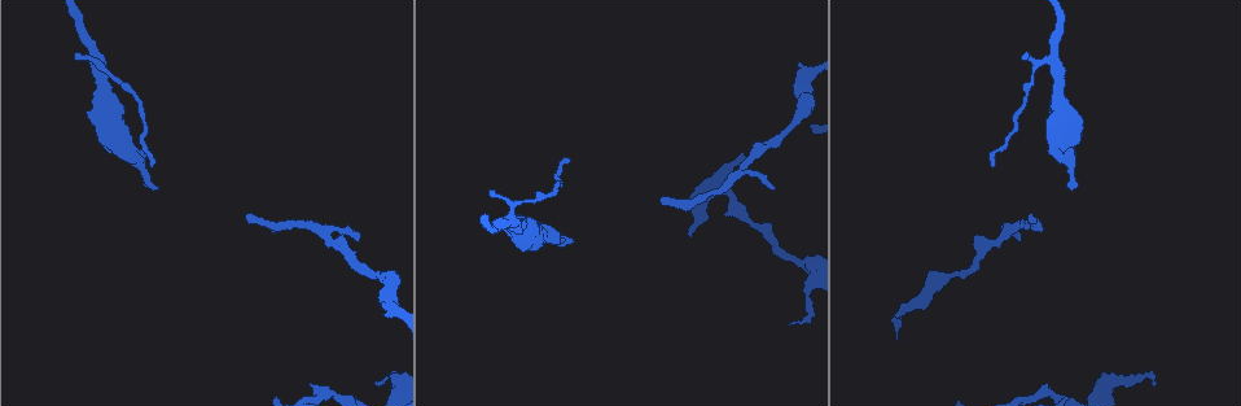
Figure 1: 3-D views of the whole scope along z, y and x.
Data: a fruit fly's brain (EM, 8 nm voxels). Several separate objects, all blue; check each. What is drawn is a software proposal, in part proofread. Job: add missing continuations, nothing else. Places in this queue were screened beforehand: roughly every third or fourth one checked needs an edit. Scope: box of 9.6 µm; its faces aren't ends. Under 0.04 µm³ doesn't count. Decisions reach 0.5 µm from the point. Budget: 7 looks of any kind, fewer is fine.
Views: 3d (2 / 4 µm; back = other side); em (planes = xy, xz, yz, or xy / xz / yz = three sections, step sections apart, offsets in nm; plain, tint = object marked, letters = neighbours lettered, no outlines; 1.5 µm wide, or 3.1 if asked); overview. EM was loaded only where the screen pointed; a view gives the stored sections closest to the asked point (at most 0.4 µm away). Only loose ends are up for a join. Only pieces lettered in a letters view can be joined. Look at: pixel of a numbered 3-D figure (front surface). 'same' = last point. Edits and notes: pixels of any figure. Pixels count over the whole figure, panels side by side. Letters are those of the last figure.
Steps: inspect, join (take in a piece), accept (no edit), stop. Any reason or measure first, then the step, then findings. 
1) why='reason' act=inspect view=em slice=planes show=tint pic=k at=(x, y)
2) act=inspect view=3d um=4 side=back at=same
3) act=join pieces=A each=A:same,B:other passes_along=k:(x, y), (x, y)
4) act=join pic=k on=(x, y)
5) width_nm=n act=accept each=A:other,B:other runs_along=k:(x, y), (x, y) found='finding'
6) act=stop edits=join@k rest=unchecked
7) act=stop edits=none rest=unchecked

why='an open end' act=inspect view=3d um=4 pic=1 at=(1050, 139)

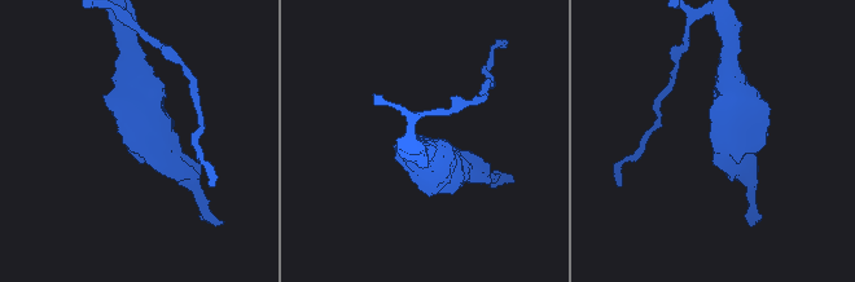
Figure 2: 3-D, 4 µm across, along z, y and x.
why='shape alone is not enough' act=inspect view=em slice=yz step=4 show=letters pic=2 at=(719, 141)

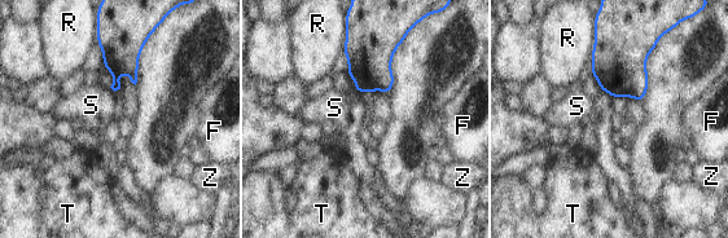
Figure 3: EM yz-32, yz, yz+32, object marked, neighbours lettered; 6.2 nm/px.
act=inspect view=em slice=planes show=letters at=same

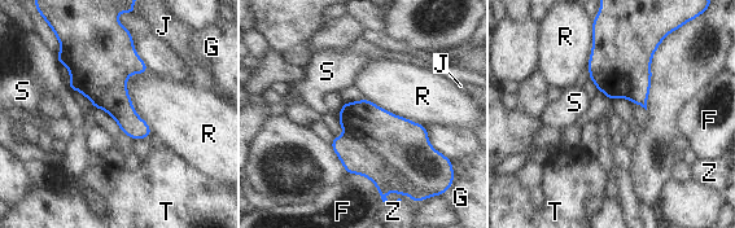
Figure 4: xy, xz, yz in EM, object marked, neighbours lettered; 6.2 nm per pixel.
act=accept each=F:other,G:other,J:other,R:other,S:other,T:other,Z:other border=4:(132, 73), (127, 93), (152, 134) found='no lettered piece goes on from it'

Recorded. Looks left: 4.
act=inspect view=em slice=yz step=8 show=letters pic=1 at=(488, 189)

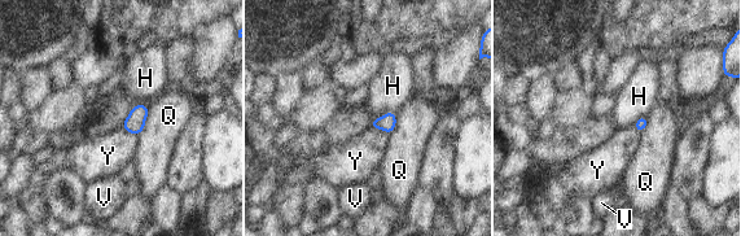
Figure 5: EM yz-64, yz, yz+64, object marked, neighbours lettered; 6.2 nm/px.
act=inspect view=em slice=planes show=letters at=same

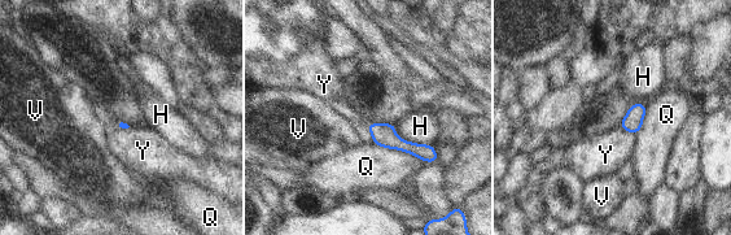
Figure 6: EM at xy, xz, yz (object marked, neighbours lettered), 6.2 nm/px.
act=accept each=H:other,Q:other,V:other,Y:other border=6:(620, 126), (635, 135) found='no lettered piece goes on from it'

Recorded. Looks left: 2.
why='an open end' act=inspect view=em slice=planes show=letters pic=1 at=(773, 189)

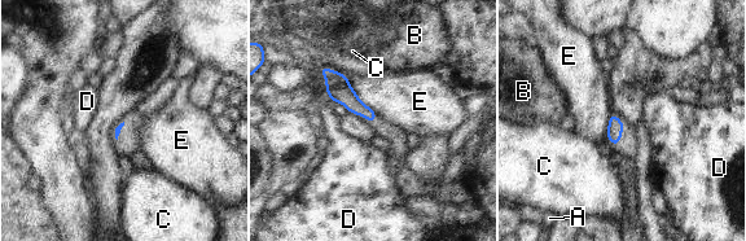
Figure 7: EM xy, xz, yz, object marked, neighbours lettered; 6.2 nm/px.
longest_contact=E:320nm act=accept each=A:other,B:other,C:other,D:other,E:other found='no lettered piece goes on from it'

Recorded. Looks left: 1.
act=stop edits=none rest=unchecked

